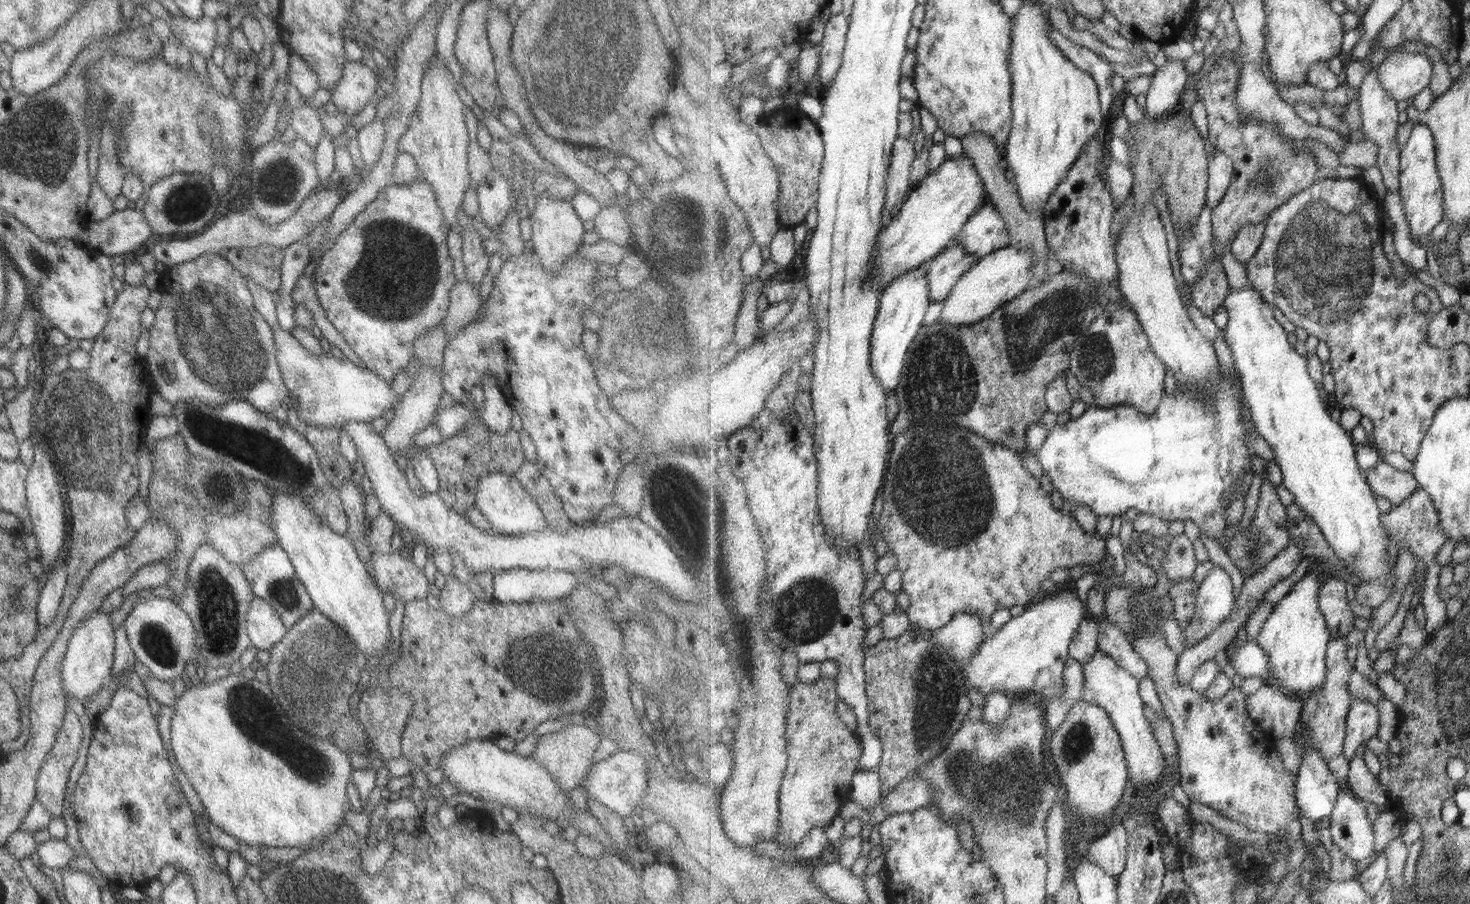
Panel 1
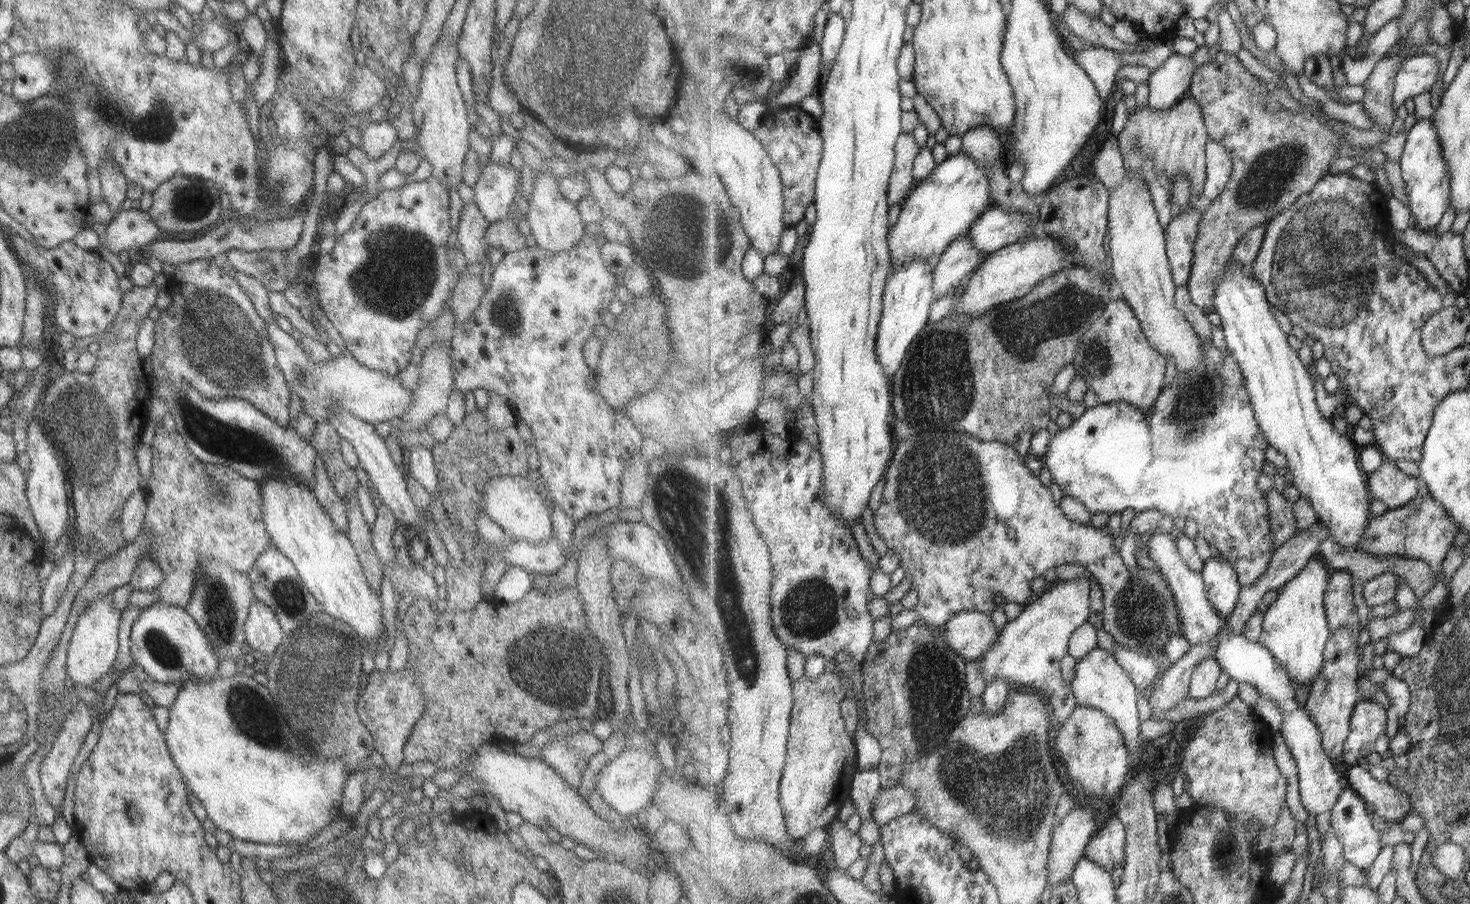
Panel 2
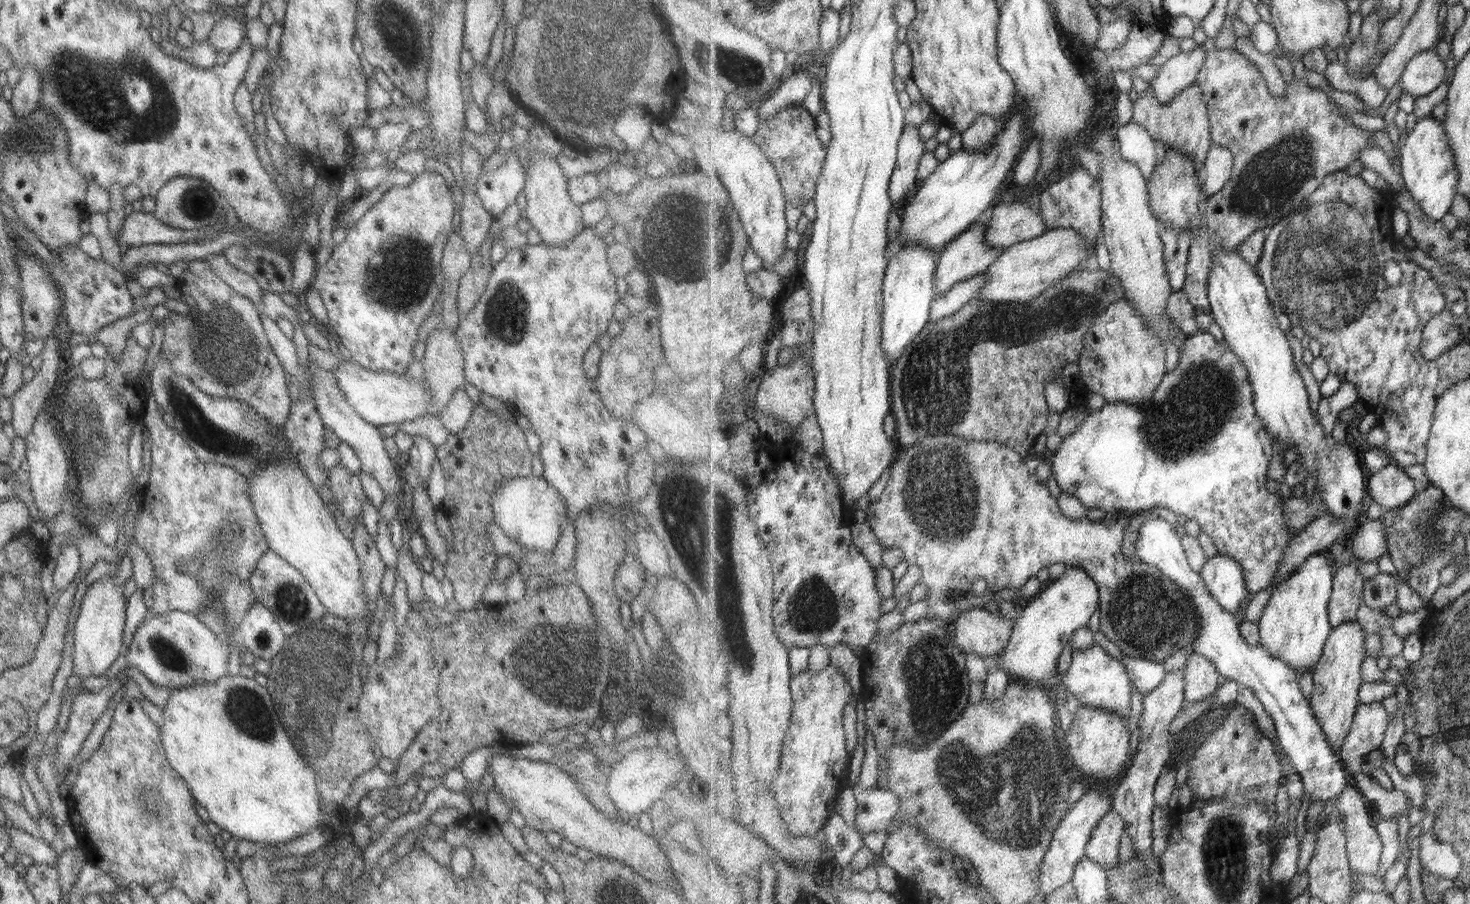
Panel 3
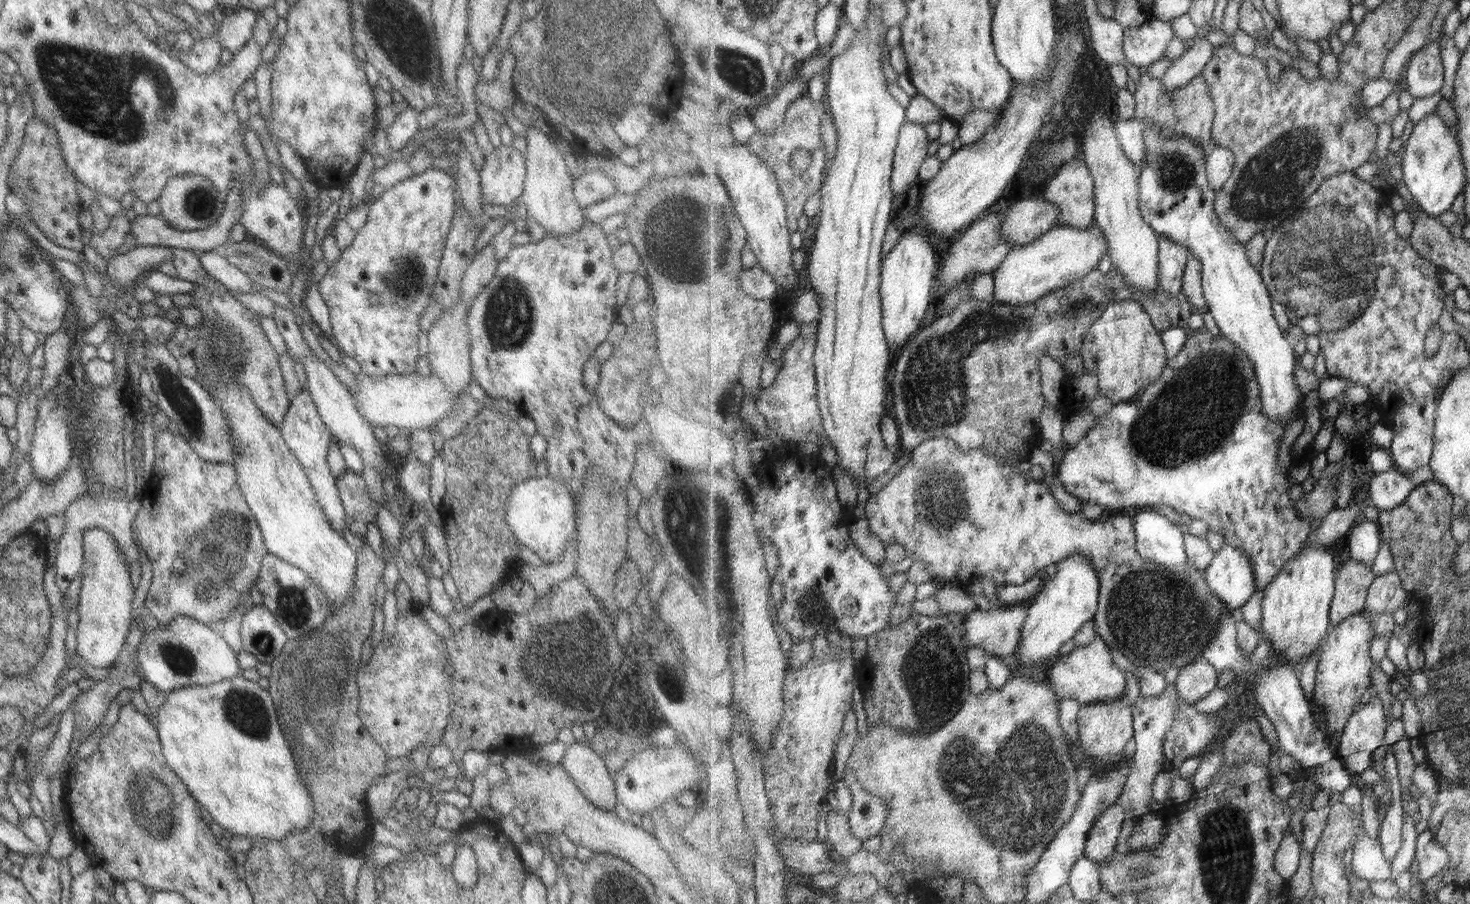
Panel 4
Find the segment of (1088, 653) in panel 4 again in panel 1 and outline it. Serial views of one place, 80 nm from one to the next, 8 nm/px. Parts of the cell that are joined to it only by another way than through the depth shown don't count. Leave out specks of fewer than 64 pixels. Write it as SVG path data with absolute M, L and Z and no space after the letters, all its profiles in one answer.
M1101 649L1084 664L1083 670L1085 682L1082 700L1095 706L1102 706L1110 714L1126 750L1126 759L1130 767L1130 791L1133 793L1140 790L1141 786L1155 785L1161 780L1165 762L1168 762L1155 736L1150 719L1145 718L1145 702L1139 693L1139 679Z

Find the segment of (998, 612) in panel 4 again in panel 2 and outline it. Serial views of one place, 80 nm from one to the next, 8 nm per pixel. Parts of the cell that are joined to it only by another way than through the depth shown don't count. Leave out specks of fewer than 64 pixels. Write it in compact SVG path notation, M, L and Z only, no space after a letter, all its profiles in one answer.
M983 611L960 612L946 622L943 631L954 651L967 661L977 661L989 652L1001 633L993 617Z

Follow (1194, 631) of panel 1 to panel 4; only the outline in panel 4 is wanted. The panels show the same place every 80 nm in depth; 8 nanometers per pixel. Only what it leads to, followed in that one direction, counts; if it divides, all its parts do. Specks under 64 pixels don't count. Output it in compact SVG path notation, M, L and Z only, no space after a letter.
M1232 544L1221 546L1205 572L1213 594L1231 611L1240 610L1258 592L1252 556Z

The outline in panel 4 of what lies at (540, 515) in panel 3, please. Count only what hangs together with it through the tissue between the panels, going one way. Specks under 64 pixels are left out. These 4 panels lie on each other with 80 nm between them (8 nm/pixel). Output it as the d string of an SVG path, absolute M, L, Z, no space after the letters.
M547 475L532 477L521 480L511 487L504 508L504 519L515 540L538 556L543 565L547 565L560 558L566 542L573 540L574 547L577 541L574 525L575 503L572 492L564 482Z

